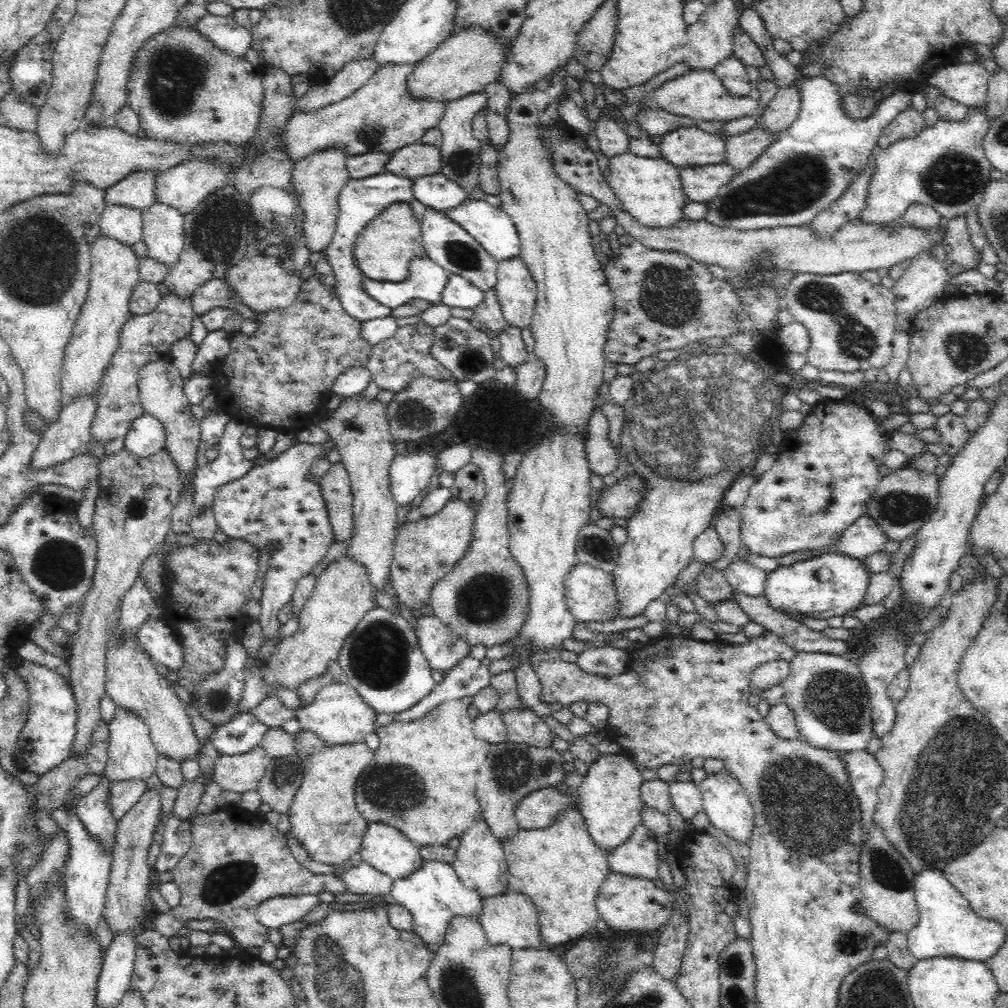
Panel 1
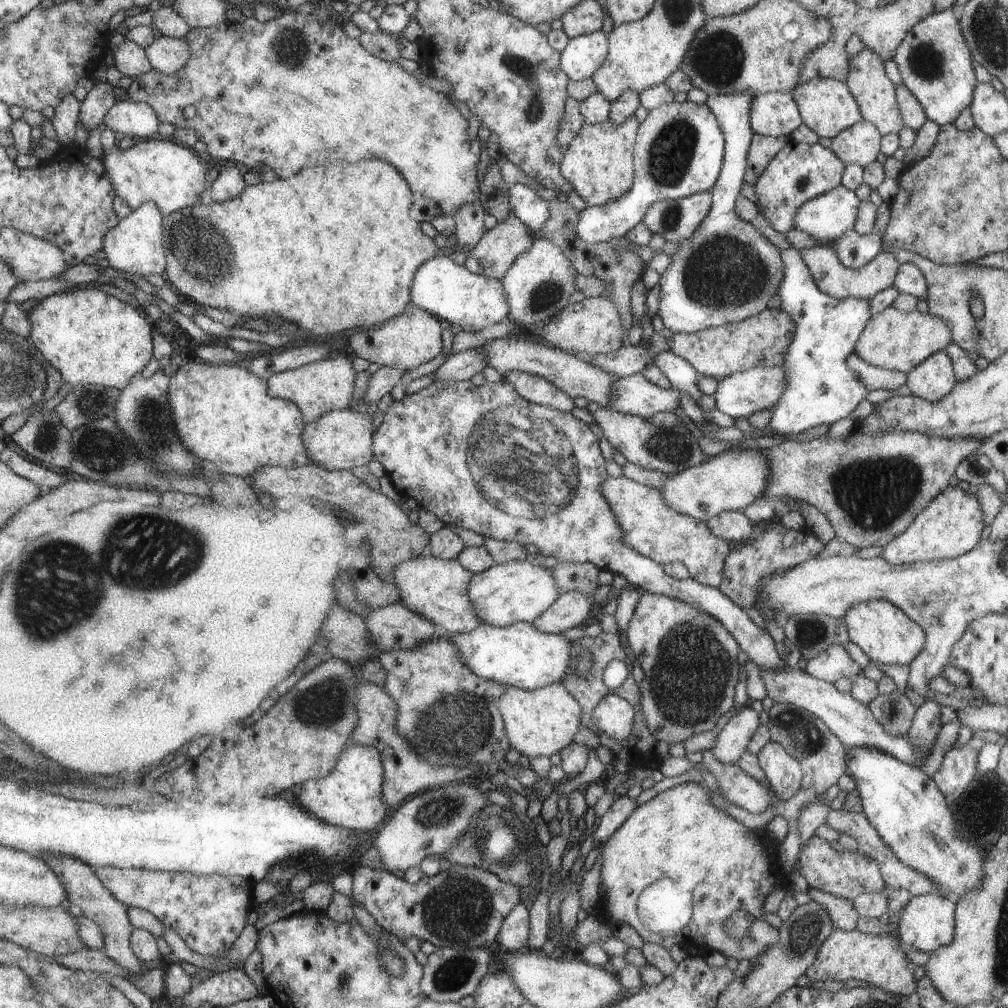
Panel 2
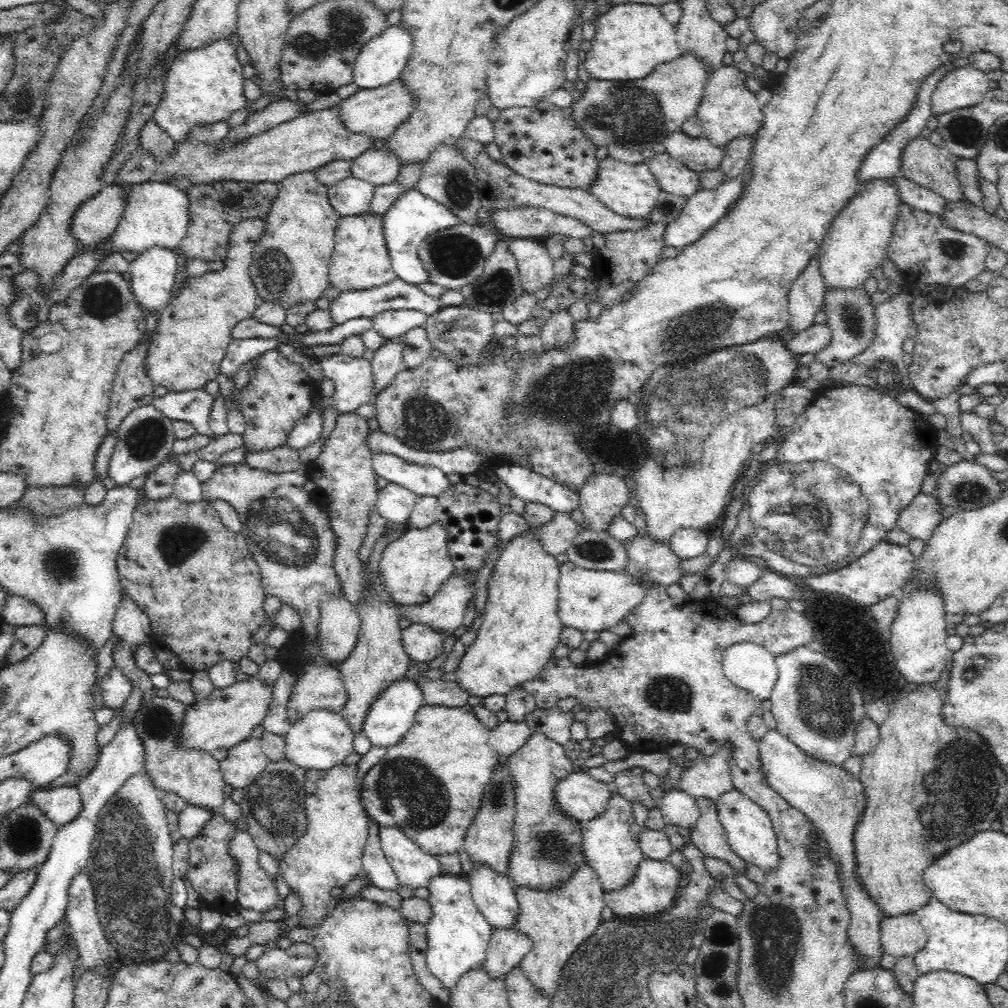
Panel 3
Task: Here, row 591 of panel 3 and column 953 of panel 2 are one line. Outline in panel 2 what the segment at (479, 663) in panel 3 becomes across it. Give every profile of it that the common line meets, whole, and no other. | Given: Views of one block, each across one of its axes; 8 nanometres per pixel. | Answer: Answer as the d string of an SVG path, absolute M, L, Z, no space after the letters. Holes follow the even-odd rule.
M948 485L931 499L906 531L882 546L880 557L892 565L952 559L970 551L978 543L983 526L982 506L978 498L957 486Z

